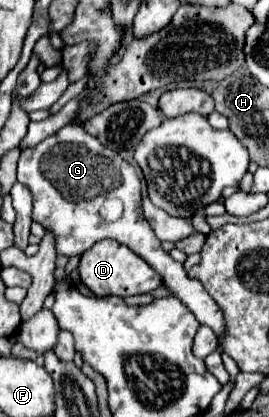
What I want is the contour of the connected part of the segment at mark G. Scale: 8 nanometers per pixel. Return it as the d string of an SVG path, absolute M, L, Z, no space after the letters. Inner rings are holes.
M70 123L40 145L20 153L18 181L32 193L32 220L42 223L54 233L56 249L60 255L66 255L66 243L72 257L82 255L102 239L116 239L118 243L138 253L144 261L148 261L162 275L164 285L172 291L172 295L184 301L184 305L188 305L188 309L202 325L208 325L218 339L224 335L226 327L214 299L200 287L200 281L188 279L184 267L162 249L160 241L152 233L148 221L142 215L140 179L134 167L128 165L116 151L100 145L96 137ZM114 199L116 205L122 207L122 213L110 221L106 217L106 207Z

